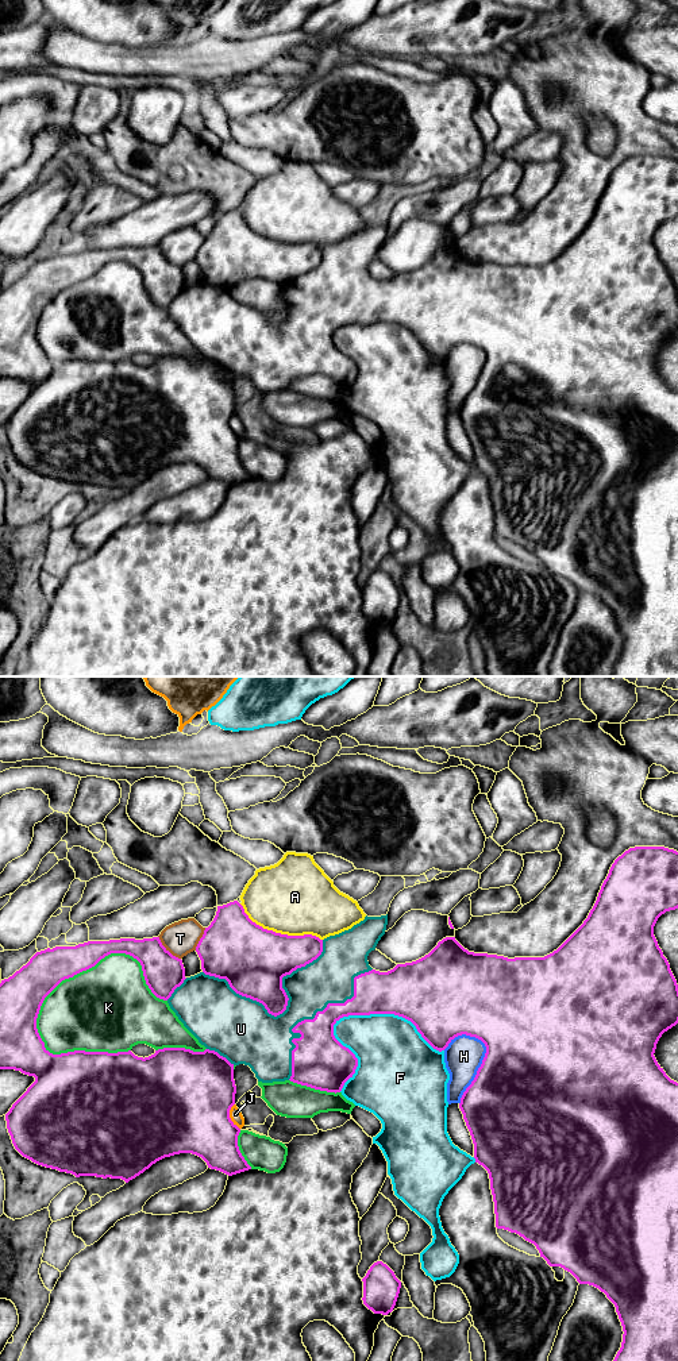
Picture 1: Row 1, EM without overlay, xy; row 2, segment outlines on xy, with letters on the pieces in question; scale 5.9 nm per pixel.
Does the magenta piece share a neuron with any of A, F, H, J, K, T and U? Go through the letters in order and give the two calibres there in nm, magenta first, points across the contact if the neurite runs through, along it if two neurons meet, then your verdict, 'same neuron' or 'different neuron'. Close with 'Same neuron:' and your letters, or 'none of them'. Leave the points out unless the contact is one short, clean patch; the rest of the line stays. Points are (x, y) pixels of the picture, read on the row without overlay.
A: 400 nm thick on the magenta side, 460 nm on the other; different neuron
F: 380 nm thick on the magenta side, 420 nm on the other; different neuron
H: 500 nm thick on the magenta side, 220 nm on the other; different neuron
J: 500 nm thick on the magenta side, 70 nm on the other; different neuron
K: 200 nm thick on the magenta side, 460 nm on the other; different neuron
T: 240 nm thick on the magenta side, 200 nm on the other; different neuron
U: 280 nm thick on the magenta side, 340 nm on the other; same neuron
Same neuron: U

